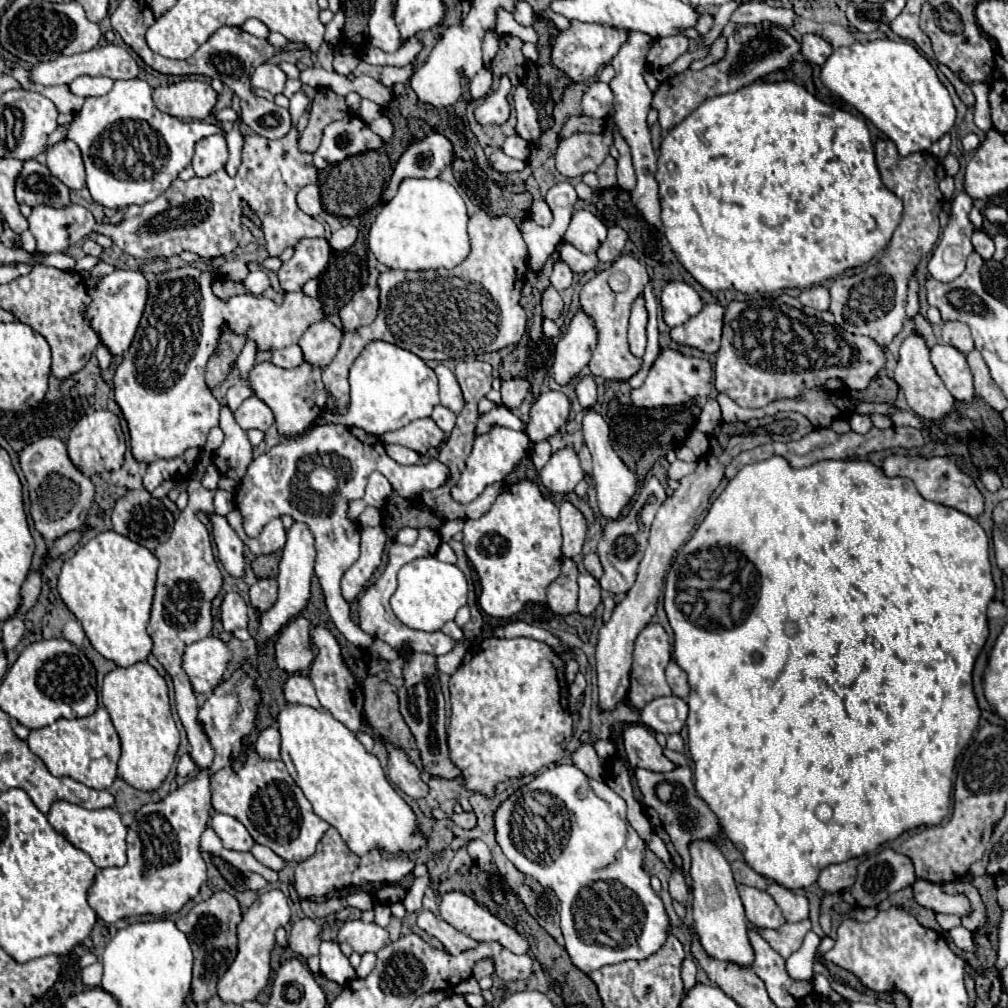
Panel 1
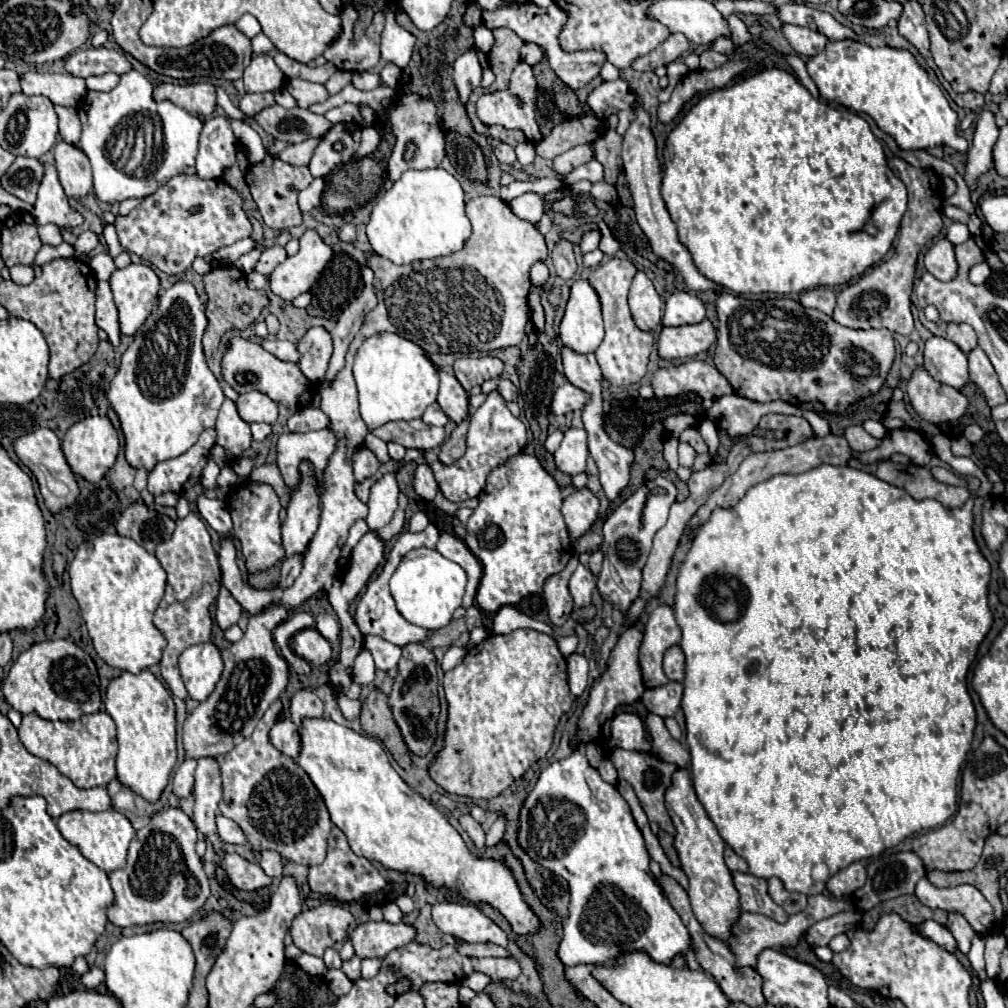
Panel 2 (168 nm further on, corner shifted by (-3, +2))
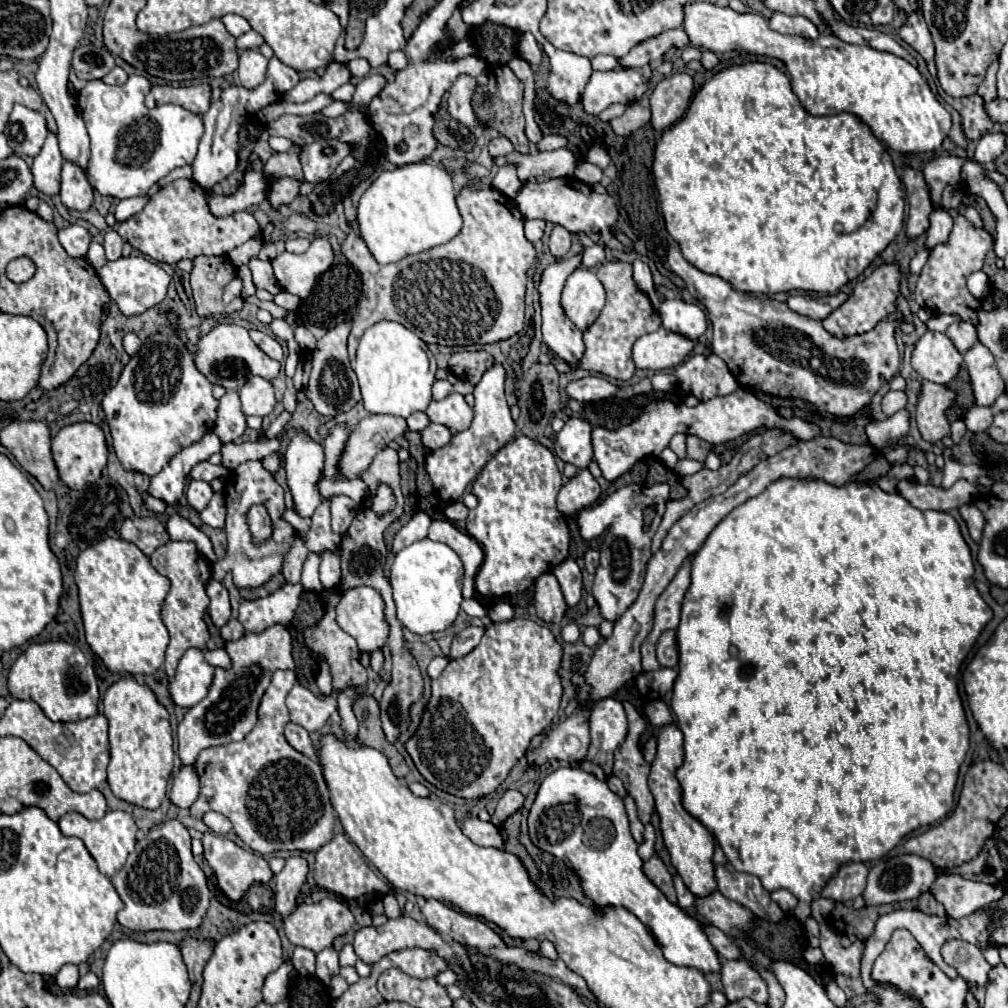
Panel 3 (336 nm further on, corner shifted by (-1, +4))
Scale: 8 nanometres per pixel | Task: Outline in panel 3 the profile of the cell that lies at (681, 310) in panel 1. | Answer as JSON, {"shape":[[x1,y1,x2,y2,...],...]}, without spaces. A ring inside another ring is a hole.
{"shape":[[680,299,664,301,658,307,658,313,662,317,662,327,692,341,698,341,706,331,706,315,698,305,684,303]]}

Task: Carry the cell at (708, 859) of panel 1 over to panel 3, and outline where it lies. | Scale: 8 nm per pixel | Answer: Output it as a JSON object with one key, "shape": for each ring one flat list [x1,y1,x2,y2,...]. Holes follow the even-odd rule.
{"shape":[[662,725,656,729,656,743,658,743,658,751,656,757,650,765,650,777,648,777,648,785,650,791,654,795,656,801,656,811,660,815,660,831,662,831,662,839,664,845,670,853,670,861,676,867,676,871,680,873,680,877,684,879,686,887,696,895,710,895,712,891,716,891,716,879,714,879,714,863,712,863,712,853,714,853,714,835,702,825,698,823,694,817,690,817,684,807,682,807,682,789,680,783,674,777,676,767,682,765,682,757,684,757,684,749,682,749,682,731,674,725]]}

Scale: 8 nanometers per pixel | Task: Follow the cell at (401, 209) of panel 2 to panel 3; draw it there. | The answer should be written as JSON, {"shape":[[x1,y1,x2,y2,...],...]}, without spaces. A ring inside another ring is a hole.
{"shape":[[412,163,382,171,364,191,358,205,360,237,378,263,394,263,406,255,422,253,454,239,462,229,462,217,456,207,456,191,450,175,430,163]]}

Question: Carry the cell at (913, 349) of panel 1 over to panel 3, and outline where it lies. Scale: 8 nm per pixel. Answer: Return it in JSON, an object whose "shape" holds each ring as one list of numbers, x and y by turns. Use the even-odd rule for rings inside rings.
{"shape":[[930,381,922,383,916,407,916,423,924,441,938,443,944,437,950,437,950,423,944,411,952,403,954,403,954,391]]}

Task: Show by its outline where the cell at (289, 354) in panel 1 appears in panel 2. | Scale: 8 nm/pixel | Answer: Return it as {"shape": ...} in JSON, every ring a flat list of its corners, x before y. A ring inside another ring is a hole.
{"shape":[[262,339,260,345,262,345,266,351,270,351,272,355,276,355,278,359,282,359,282,361,292,361,292,363,296,363,296,361,300,359,300,353,298,353,296,345,290,343,290,341,282,341,282,339]]}

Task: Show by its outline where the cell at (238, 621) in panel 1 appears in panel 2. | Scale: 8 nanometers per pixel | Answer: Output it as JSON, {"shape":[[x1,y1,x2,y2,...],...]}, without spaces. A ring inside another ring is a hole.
{"shape":[[222,587,218,601,216,601,216,621,218,621,220,629,228,629,228,627,236,625,240,615,242,615,240,603,232,597,232,593,228,593,228,589]]}

